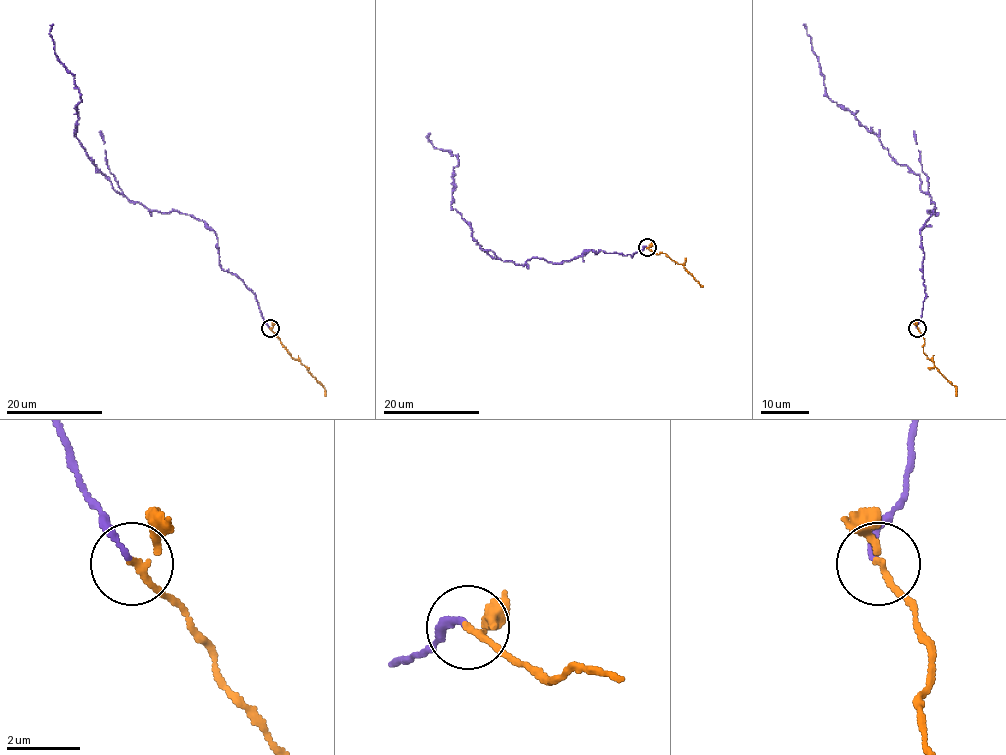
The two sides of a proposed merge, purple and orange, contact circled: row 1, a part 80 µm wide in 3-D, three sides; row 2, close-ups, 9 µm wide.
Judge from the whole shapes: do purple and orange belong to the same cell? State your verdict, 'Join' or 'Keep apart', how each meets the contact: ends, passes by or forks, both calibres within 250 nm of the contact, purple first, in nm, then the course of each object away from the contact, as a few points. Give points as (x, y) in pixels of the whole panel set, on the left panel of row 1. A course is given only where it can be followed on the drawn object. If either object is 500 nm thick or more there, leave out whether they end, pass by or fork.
Join. At the ring purple ends. At the ring orange passes by. Thickness 150 nm (purple) against 130 nm. Course of purple: (269, 327), (220, 266), (213, 230), (124, 197), (95, 165), (74, 134), (80, 90), (53, 24). Course of orange: (269, 329), (287, 353), (324, 387), (326, 396)

